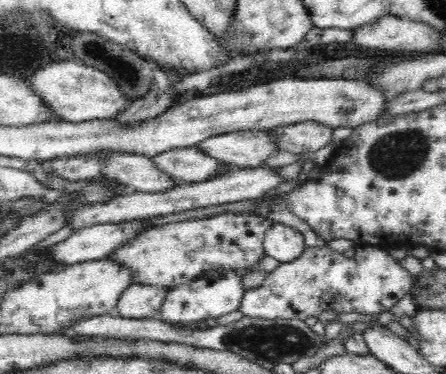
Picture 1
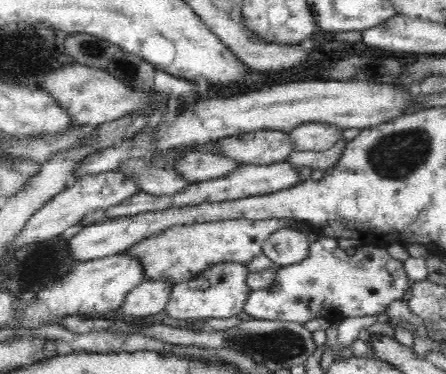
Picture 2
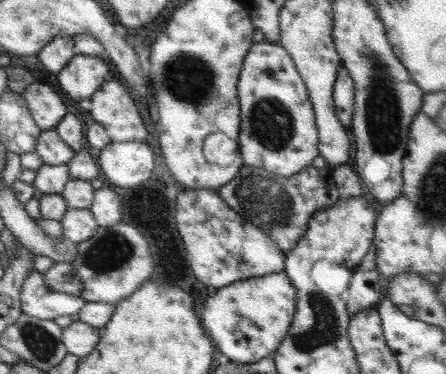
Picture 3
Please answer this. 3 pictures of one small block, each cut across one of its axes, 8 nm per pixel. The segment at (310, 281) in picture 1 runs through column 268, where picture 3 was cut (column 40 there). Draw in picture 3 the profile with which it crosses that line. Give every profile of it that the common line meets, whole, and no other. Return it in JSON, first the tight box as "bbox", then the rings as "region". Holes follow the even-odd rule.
{"bbox":[23,268,85,322],"region":[[[37,268],[31,272],[31,276],[25,280],[25,286],[23,286],[23,312],[29,314],[29,316],[35,316],[35,318],[41,318],[45,322],[53,322],[55,318],[59,316],[71,316],[71,314],[77,314],[81,308],[85,306],[85,300],[83,298],[73,298],[65,292],[55,292],[47,286],[45,282],[45,274],[37,272]]]}

